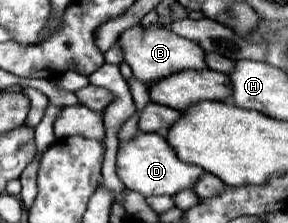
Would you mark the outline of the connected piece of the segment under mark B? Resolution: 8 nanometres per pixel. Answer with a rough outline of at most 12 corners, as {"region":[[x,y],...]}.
{"region":[[165,27],[117,41],[145,87],[203,71],[205,51]]}

